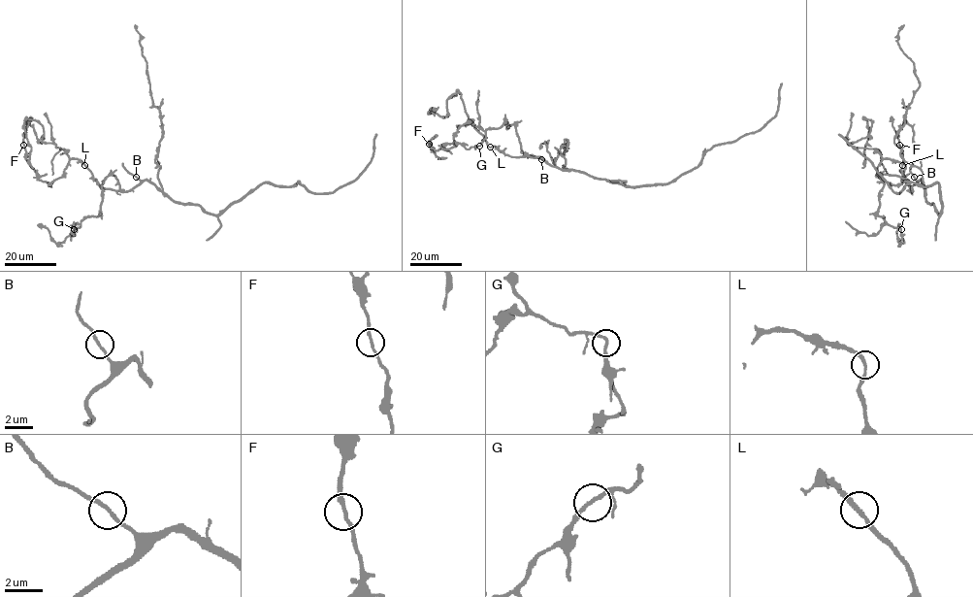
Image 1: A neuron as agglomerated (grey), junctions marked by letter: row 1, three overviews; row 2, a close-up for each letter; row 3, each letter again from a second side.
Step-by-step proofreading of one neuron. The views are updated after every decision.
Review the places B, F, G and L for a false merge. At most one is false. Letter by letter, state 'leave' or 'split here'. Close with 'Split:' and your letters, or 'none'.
B: leave
F: leave
G: leave
L: leave
Split: none

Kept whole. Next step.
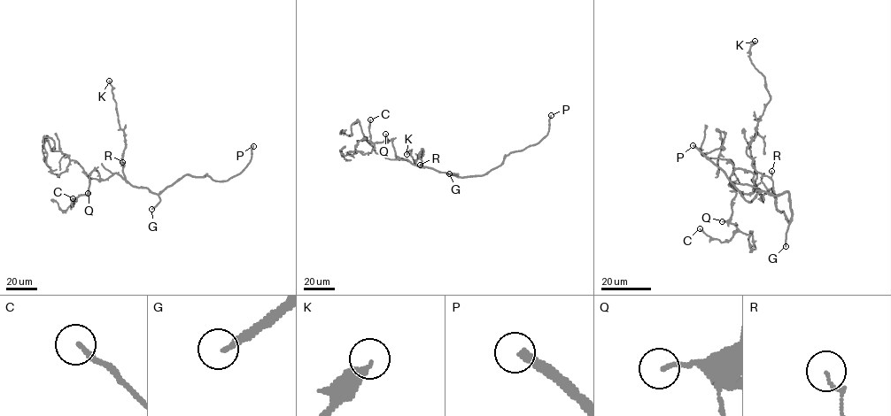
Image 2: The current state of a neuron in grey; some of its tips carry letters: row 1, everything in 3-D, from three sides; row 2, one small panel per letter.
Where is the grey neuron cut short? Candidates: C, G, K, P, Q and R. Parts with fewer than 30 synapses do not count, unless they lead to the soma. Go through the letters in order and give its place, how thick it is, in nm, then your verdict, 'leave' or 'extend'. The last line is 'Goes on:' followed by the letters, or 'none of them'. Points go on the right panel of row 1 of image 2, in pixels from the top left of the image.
C: at (700, 228); 240 nm thick; extend
G: at (786, 246); 200 nm thick; extend
K: at (755, 41); 320 nm thick; leave
P: at (693, 145); 300 nm thick; extend
Q: at (722, 221); 140 nm thick; leave
R: at (771, 171); 130 nm thick; leave
Goes on: C, G, P

